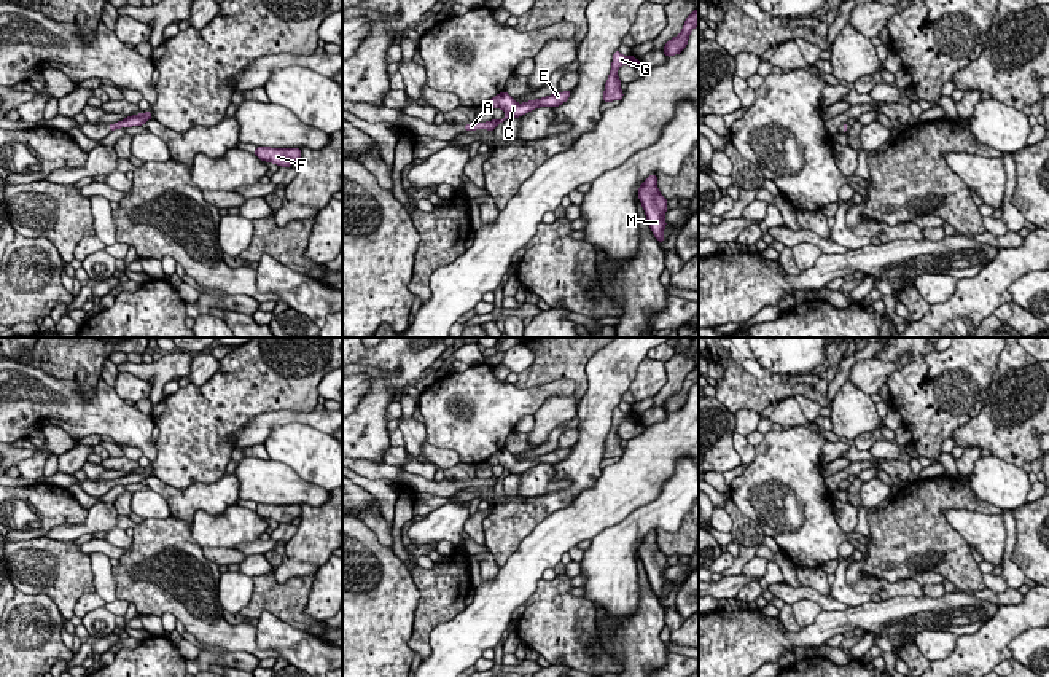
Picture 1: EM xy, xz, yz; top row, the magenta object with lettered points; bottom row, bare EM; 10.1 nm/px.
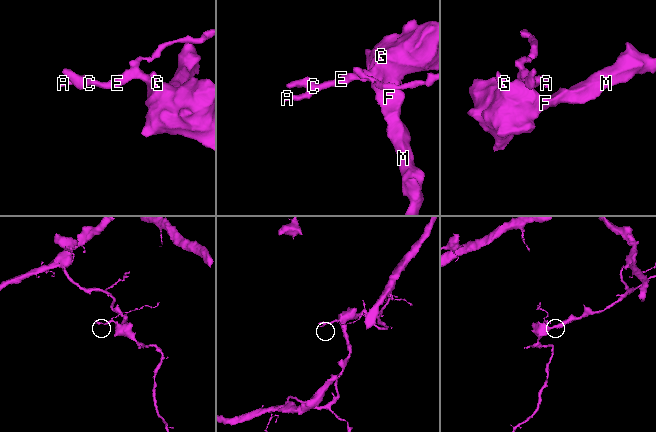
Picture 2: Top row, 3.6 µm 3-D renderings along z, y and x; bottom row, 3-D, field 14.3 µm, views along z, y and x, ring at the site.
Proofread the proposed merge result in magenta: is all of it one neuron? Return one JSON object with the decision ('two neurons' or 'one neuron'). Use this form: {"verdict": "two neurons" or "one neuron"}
{"verdict": "one neuron"}

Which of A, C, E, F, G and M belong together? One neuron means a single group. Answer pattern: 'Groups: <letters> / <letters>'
Groups: A C E F G M

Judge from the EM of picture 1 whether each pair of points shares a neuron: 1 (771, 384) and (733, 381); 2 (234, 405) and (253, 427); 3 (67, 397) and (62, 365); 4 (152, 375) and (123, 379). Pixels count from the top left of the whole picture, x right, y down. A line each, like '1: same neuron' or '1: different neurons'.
1: same neuron
2: different neurons
3: different neurons
4: different neurons

